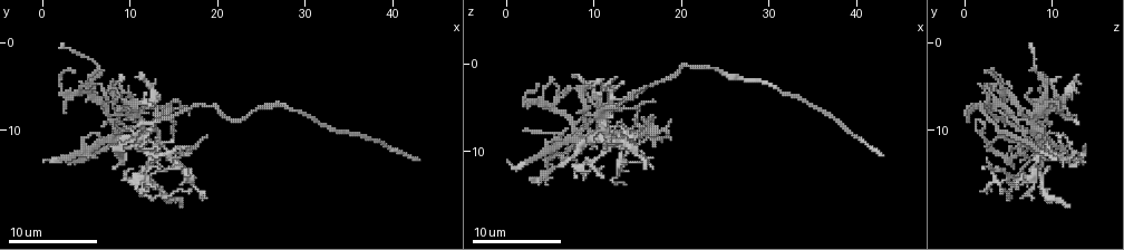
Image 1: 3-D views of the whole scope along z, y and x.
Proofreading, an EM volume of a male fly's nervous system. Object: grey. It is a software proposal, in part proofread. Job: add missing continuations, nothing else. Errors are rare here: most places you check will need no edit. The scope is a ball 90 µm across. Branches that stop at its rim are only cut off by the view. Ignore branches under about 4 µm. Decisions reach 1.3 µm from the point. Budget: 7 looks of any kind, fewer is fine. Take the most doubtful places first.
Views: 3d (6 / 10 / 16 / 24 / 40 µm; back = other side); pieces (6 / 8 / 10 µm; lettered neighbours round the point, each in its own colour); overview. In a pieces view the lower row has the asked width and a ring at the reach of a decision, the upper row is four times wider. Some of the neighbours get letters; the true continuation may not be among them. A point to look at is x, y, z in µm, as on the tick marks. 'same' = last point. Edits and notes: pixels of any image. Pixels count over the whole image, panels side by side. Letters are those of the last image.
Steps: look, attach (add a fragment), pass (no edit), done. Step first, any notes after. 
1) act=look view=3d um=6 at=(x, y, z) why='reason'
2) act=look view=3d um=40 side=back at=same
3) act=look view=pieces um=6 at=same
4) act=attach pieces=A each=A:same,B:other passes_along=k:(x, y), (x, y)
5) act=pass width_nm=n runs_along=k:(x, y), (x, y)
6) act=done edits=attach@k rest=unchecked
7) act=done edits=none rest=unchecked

act=look view=pieces um=10 at=(12.4, 7.2, 1.6) why='tapers out'

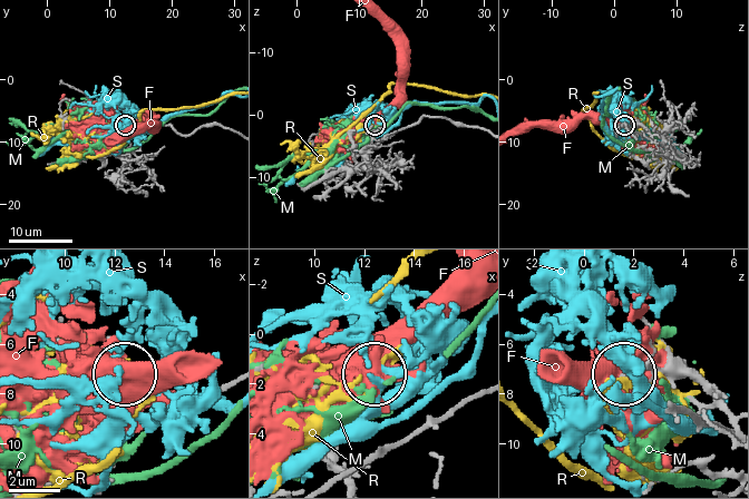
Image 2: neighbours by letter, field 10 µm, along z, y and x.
act=pass width_nm=150 each=F:other,M:other,R:other,S:other found='no lettered fragment goes on from it'

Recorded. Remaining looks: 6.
act=look view=pieces um=8 at=(9.0, 4.0, 13.0) why='an open end'

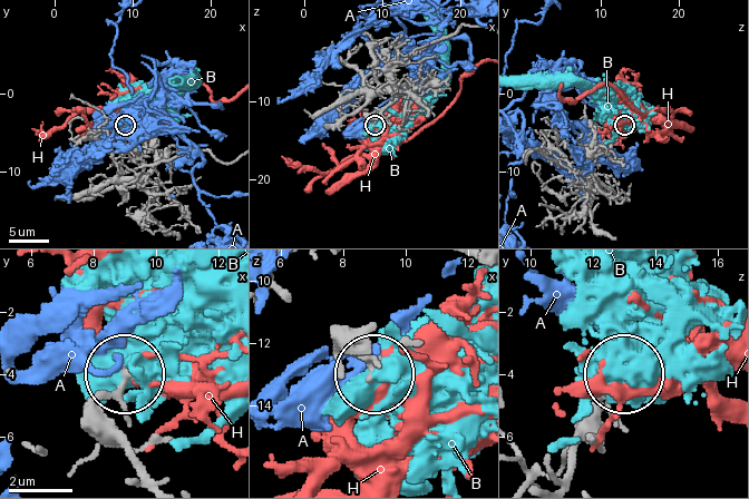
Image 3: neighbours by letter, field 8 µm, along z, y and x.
act=pass width_nm=140 each=A:other,B:other,H:other runs_along=3:(87, 458), (98, 412), (127, 375) found='none of them fits'

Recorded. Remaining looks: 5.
act=look view=pieces um=6 at=(11.2, 9.2, 12.8)

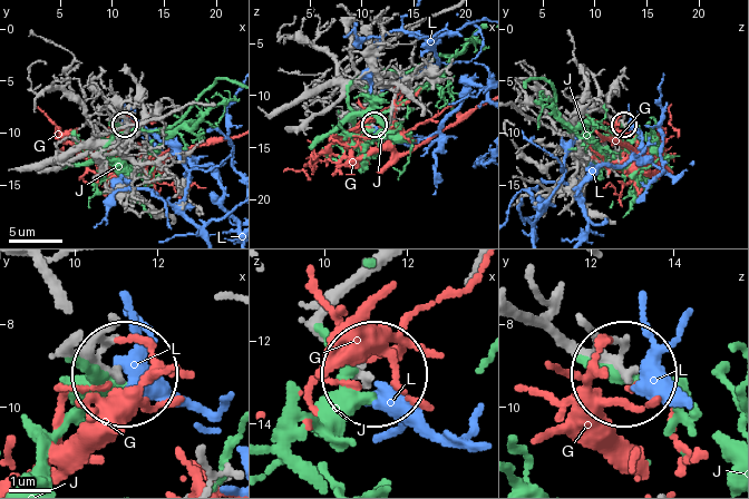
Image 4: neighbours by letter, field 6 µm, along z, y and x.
act=pass each=G:other,J:other,L:other runs_along=4:(71, 344), (118, 369) found='no lettered fragment goes on from it'

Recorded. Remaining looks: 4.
act=look view=pieces um=6 at=(9.4, 8.2, 6.4) why='tapers out'

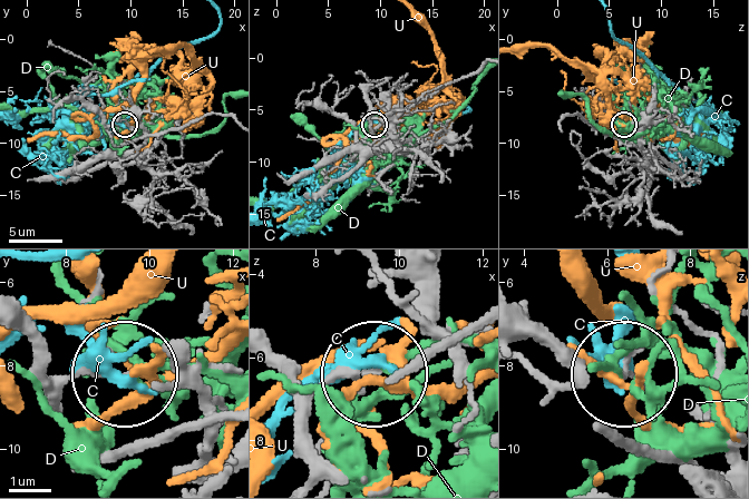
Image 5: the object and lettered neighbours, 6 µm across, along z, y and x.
act=pass each=C:other,D:other,U:other runs_along=5:(58, 400), (69, 382), (118, 379) found='no lettered fragment goes on from it'

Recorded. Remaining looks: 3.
act=done edits=none rest=unchecked

